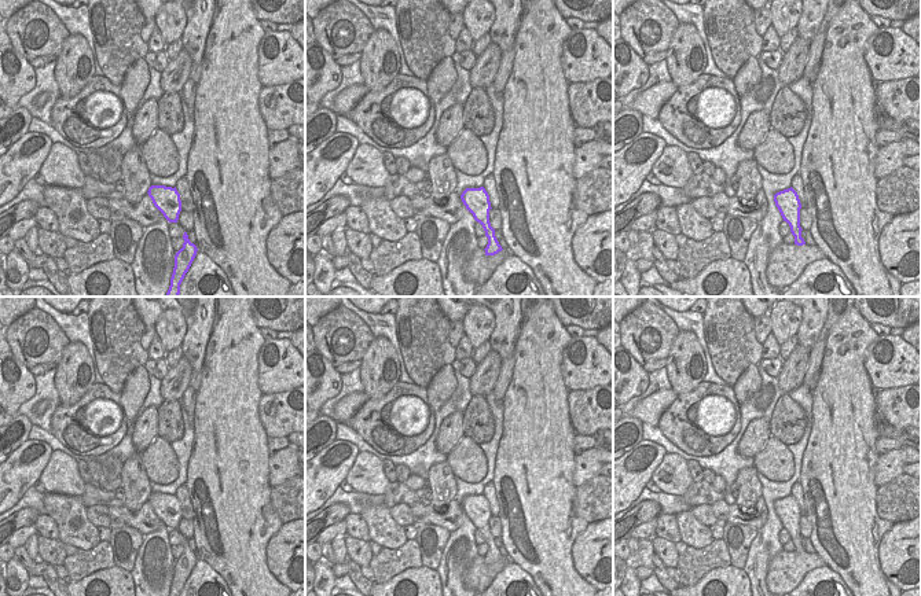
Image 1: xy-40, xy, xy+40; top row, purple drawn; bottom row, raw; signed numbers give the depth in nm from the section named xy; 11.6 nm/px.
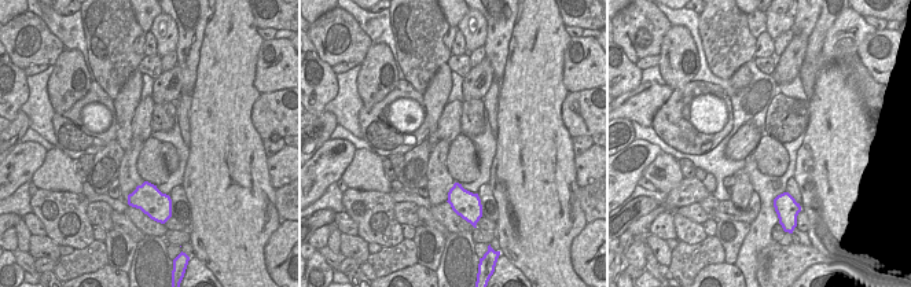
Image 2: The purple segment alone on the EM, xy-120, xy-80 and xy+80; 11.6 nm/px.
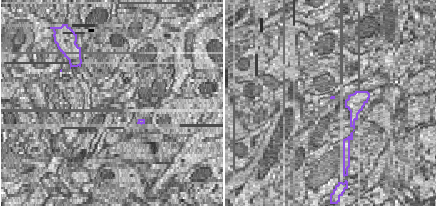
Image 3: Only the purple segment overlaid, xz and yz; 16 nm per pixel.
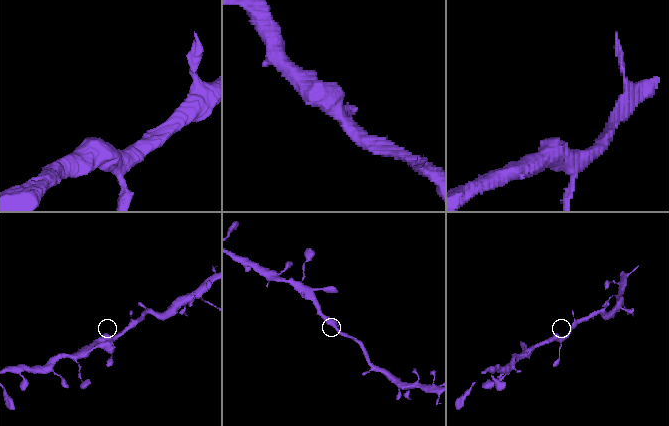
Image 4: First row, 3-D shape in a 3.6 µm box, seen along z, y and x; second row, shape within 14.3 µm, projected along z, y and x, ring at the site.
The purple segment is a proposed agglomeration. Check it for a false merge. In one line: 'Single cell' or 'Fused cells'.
Single cell

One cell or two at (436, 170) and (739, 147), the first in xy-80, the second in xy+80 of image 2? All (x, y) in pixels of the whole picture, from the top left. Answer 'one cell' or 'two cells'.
two cells

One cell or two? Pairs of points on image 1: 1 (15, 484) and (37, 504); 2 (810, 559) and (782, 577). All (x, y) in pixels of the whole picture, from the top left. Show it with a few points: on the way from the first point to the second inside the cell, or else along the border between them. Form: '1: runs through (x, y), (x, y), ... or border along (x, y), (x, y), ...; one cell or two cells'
1: border along (32, 485), (14, 506); two cells
2: runs through (803, 563), (789, 570); one cell

